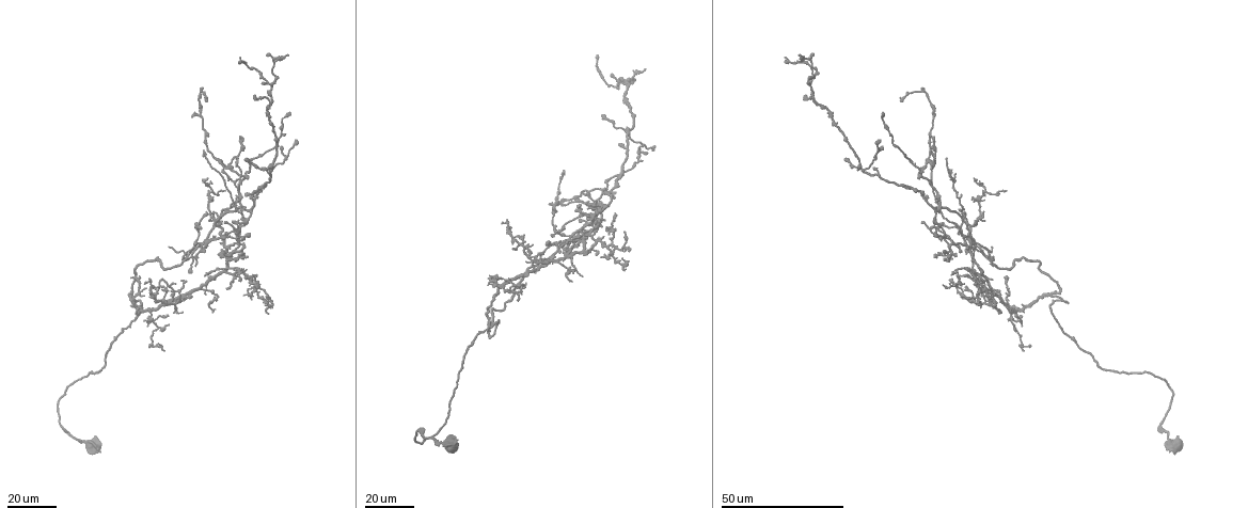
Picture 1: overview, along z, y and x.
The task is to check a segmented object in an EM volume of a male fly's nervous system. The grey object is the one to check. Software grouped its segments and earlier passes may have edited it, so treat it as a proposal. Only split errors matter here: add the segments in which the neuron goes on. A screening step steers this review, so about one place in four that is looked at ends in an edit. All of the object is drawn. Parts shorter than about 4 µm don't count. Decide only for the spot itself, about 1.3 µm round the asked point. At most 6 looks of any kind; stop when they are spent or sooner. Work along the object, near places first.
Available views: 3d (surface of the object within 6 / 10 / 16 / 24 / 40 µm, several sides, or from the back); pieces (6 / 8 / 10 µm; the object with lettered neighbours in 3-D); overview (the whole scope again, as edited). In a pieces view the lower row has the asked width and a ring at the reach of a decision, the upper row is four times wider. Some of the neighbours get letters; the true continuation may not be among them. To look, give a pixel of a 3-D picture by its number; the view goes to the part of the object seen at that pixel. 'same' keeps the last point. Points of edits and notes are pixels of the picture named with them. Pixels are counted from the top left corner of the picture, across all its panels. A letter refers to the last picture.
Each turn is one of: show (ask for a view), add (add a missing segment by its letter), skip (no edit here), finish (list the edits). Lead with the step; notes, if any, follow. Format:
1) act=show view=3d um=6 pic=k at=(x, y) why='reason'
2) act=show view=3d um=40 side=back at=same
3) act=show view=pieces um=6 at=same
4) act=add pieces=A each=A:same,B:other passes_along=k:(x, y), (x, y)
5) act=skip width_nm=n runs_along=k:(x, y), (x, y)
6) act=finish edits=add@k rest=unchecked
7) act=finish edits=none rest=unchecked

act=show view=3d um=16 pic=1 at=(525, 260) why='thin end'

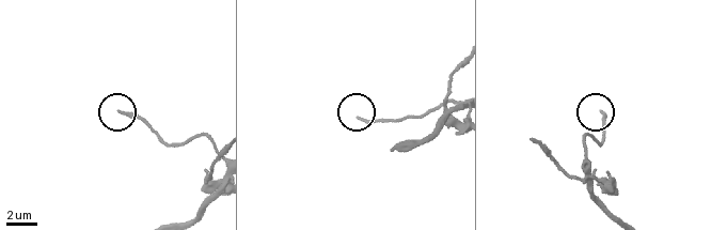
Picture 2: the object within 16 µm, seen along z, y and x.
act=show view=pieces um=6 pic=2 at=(121, 113)

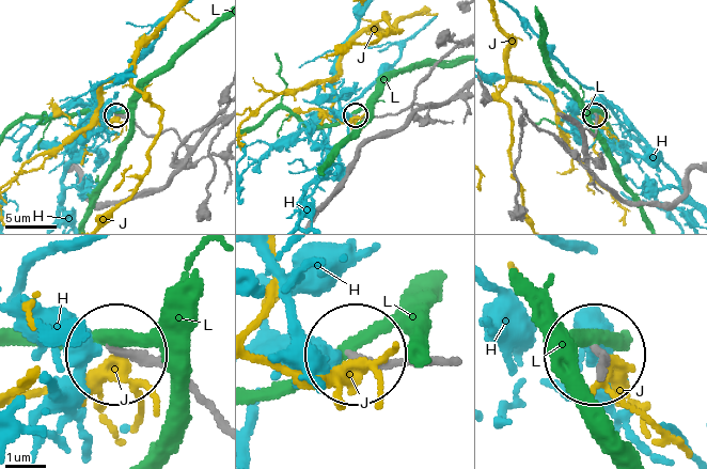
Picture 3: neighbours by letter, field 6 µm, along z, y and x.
act=skip width_nm=150 each=H:other,J:other,L:other found='no lettered segment goes on from it'

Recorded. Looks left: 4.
act=show view=3d um=16 pic=1 at=(972, 196) why='branch stops here'

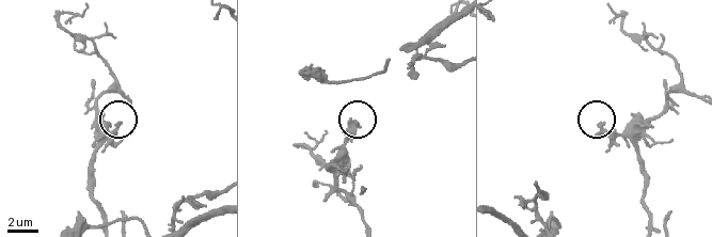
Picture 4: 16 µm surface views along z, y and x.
act=show view=pieces um=6 pic=4 at=(120, 124) why='see the neighbours'

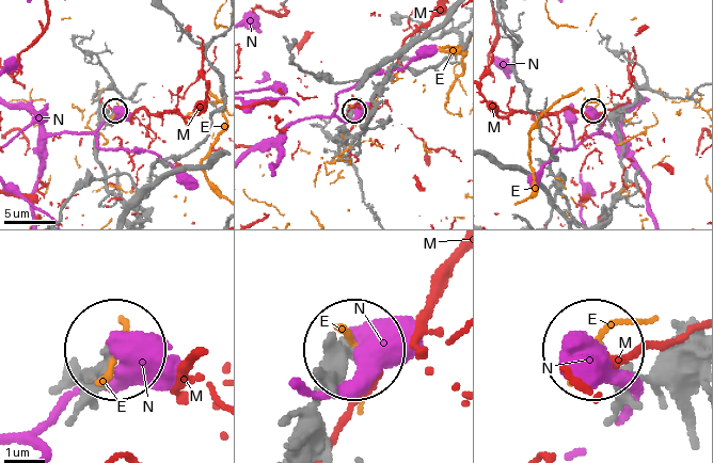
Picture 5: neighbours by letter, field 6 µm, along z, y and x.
act=skip each=E:other,M:other,N:other runs_along=5:(301, 431), (349, 353) found='no lettered segment goes on from it'

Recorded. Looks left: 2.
act=show view=3d um=16 pic=1 at=(205, 103)

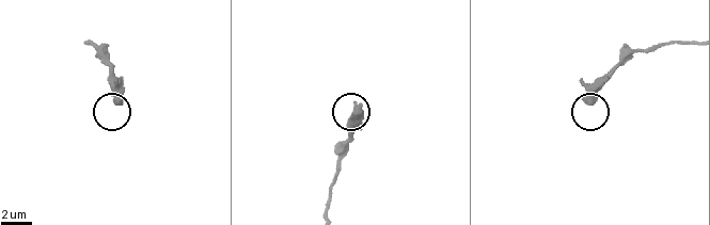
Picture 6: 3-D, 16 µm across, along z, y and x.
act=show view=pieces um=8 pic=6 at=(587, 104)

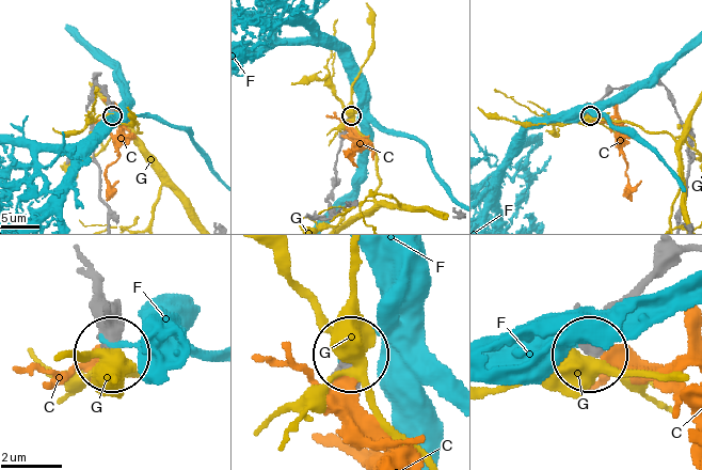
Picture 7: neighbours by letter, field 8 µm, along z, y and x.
act=skip each=C:other,F:other,G:other runs_along=7:(679, 253), (590, 348) found='none of them fits'

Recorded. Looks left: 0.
act=finish edits=none rest=unchecked

